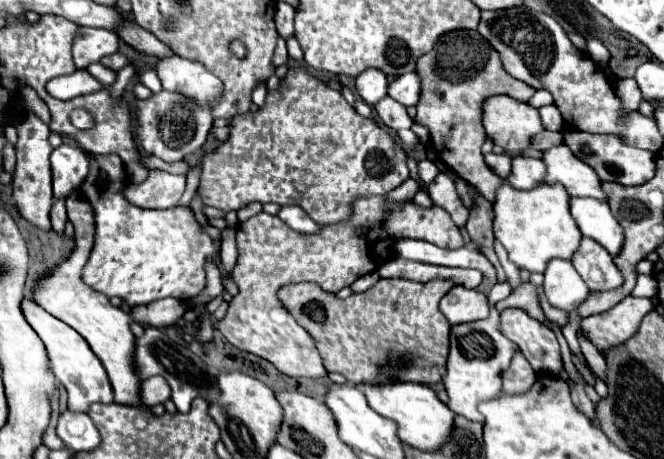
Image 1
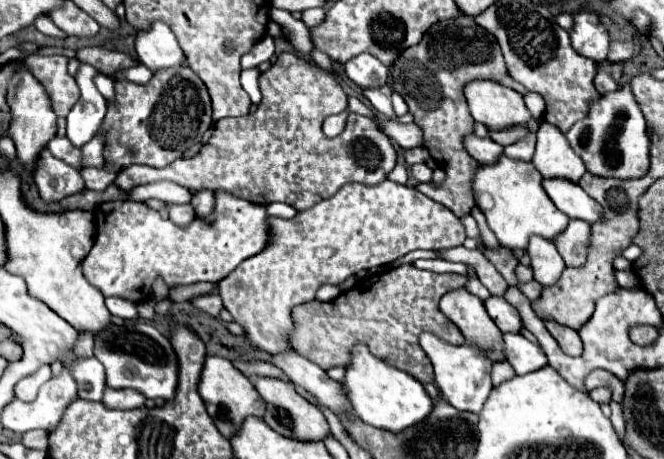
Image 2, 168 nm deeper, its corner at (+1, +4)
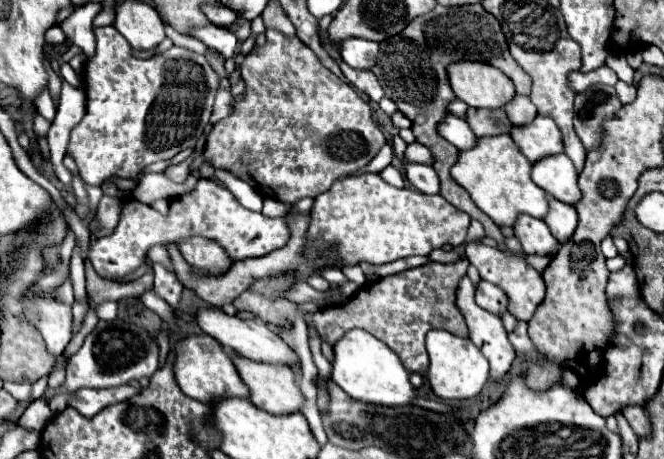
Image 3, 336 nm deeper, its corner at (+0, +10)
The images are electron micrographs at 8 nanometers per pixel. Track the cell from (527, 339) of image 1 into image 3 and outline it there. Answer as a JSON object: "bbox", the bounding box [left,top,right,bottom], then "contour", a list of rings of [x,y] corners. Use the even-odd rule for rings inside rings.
{"bbox":[475,280,507,314],"contour":[[[481,280],[477,286],[475,286],[475,300],[481,308],[489,310],[489,312],[495,312],[495,314],[503,314],[507,310],[507,298],[505,298],[505,292],[501,288],[497,288],[495,284],[491,282],[485,282]]]}

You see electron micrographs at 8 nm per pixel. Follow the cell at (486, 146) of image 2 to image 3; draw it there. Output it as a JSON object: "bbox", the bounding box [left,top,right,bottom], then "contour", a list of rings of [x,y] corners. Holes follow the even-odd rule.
{"bbox":[437,114,477,150],"contour":[[[451,114],[443,118],[443,122],[437,126],[437,132],[447,142],[451,142],[457,150],[469,150],[477,142],[471,128],[467,128],[467,122],[463,118],[457,118],[457,116],[451,116]]]}

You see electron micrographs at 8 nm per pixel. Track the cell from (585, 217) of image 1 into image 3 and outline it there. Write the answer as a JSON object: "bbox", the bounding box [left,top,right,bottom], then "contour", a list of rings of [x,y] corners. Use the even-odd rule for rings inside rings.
{"bbox":[533,156,581,204],"contour":[[[545,156],[533,164],[533,182],[553,198],[575,204],[581,196],[577,186],[577,172],[567,156]]]}

